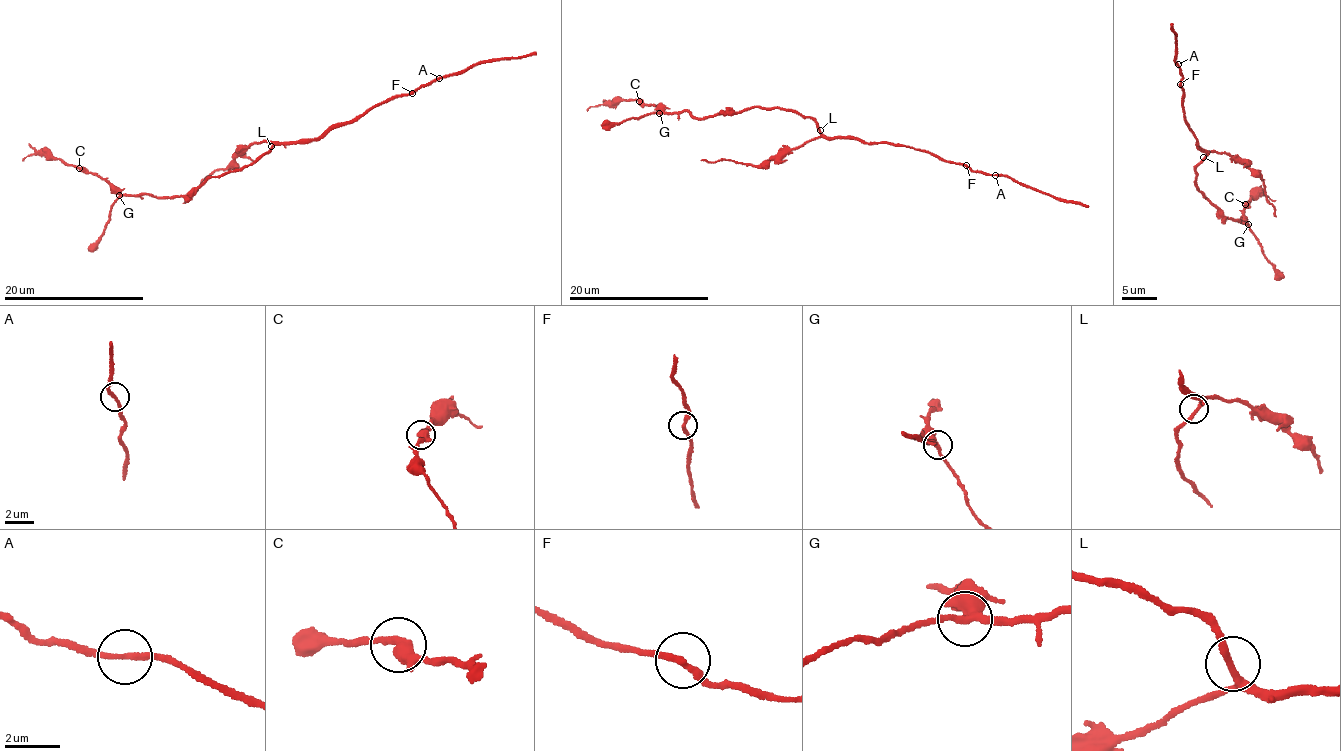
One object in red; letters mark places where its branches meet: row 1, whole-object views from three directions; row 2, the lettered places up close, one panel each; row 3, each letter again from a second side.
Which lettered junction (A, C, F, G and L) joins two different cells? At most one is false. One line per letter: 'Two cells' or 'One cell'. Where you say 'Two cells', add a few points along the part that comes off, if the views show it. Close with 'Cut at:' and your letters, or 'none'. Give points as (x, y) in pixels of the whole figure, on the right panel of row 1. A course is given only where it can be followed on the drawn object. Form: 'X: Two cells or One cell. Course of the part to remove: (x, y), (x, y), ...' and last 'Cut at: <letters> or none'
A: One cell
C: One cell
F: One cell
G: One cell
L: One cell
Cut at: none

